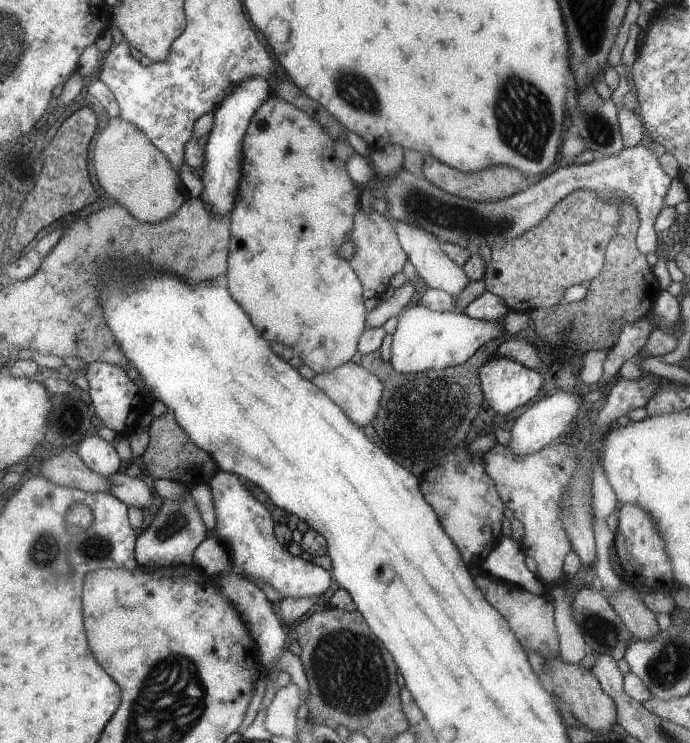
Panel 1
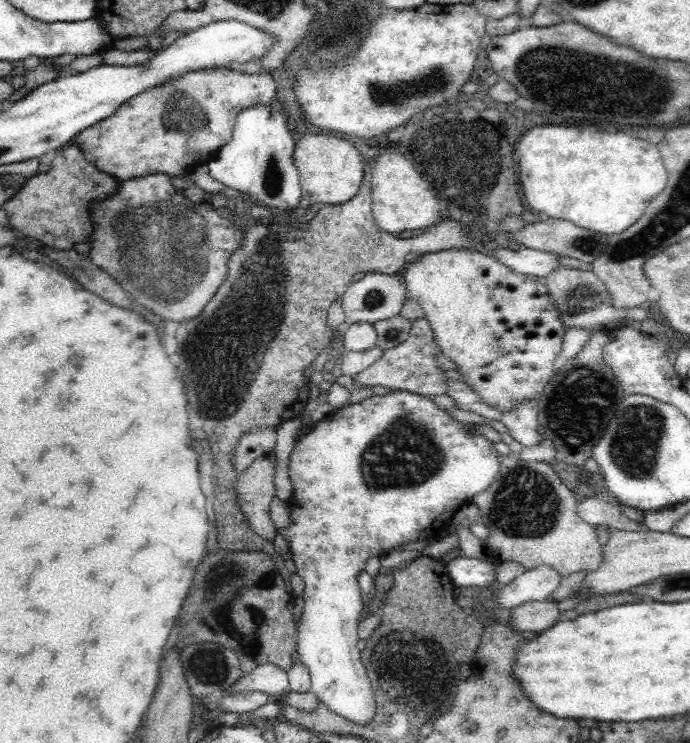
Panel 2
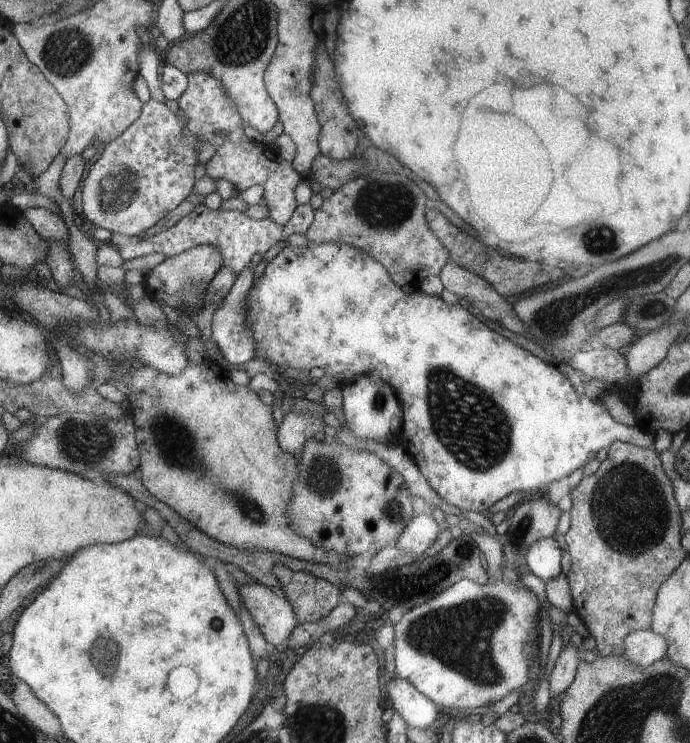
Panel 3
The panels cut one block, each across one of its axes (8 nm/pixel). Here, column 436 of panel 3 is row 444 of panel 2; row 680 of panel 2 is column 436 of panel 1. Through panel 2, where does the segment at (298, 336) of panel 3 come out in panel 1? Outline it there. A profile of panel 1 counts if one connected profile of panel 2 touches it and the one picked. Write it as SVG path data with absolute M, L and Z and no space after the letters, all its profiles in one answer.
M415 301L405 306L398 315L395 332L391 335L389 363L395 372L423 372L423 370L439 370L439 368L452 367L465 362L479 347L489 343L491 339L505 339L509 337L505 333L502 319L499 320L475 320L465 314L453 311L431 311Z

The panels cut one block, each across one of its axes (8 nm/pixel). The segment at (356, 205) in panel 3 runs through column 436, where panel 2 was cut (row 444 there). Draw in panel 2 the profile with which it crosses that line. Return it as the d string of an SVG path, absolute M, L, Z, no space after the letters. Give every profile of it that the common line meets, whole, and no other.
M260 428L245 433L233 450L233 466L236 471L246 470L254 460L272 451L277 442L274 429Z

